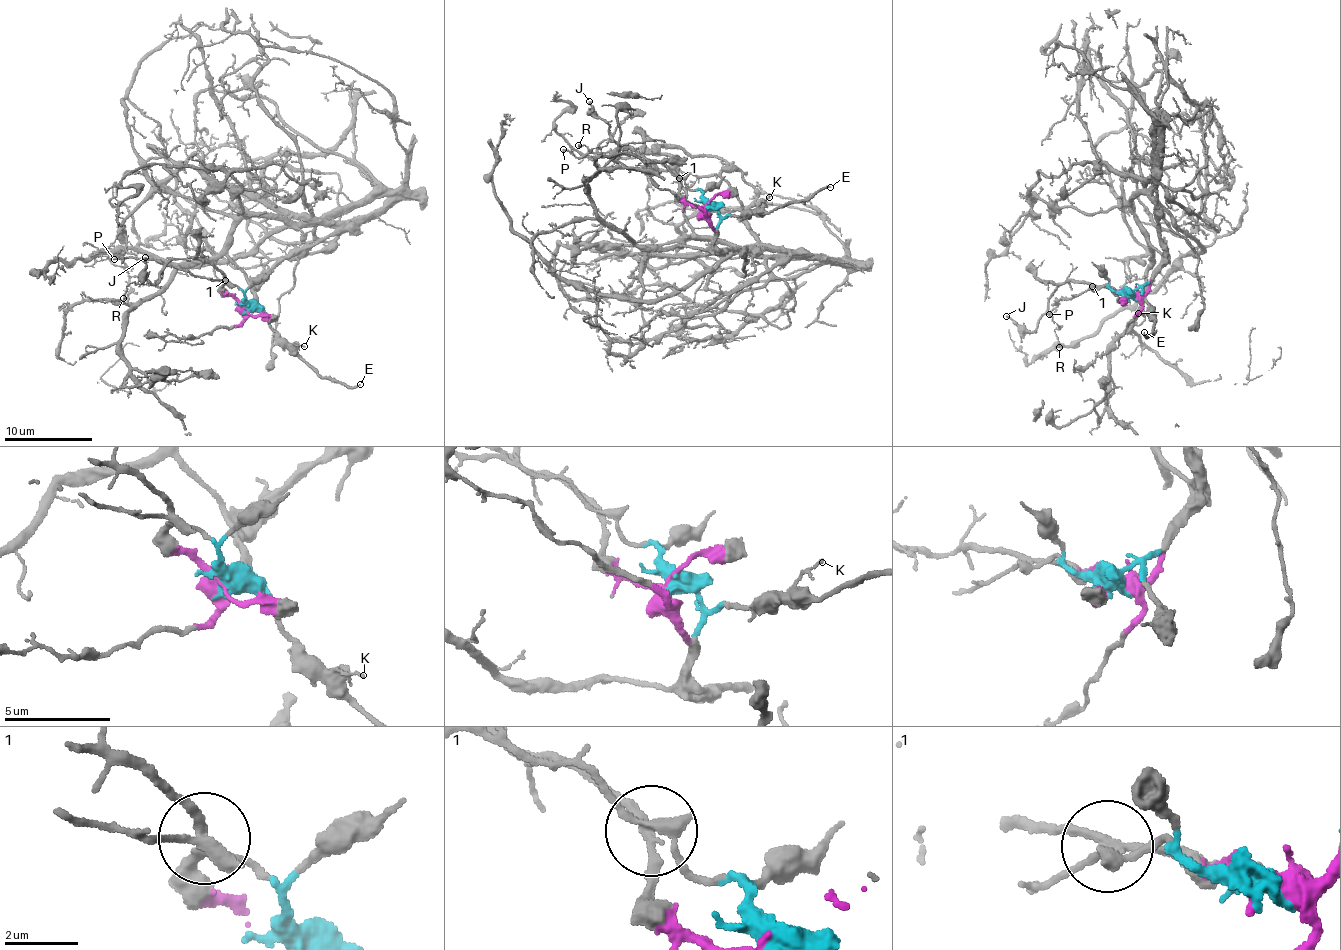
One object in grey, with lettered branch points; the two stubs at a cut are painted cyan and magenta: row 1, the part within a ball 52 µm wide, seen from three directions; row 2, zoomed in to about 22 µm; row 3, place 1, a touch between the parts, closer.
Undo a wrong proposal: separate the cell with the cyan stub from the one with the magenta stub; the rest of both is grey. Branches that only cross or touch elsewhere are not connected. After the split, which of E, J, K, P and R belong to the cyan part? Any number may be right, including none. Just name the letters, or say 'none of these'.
E, K, P

